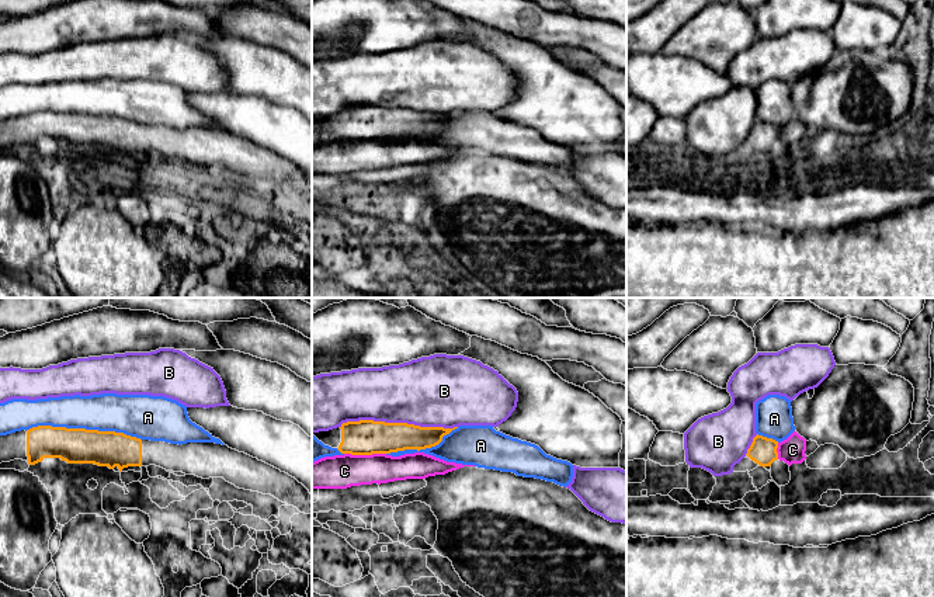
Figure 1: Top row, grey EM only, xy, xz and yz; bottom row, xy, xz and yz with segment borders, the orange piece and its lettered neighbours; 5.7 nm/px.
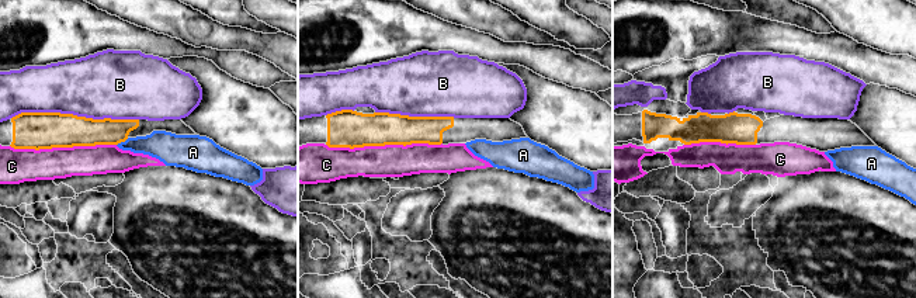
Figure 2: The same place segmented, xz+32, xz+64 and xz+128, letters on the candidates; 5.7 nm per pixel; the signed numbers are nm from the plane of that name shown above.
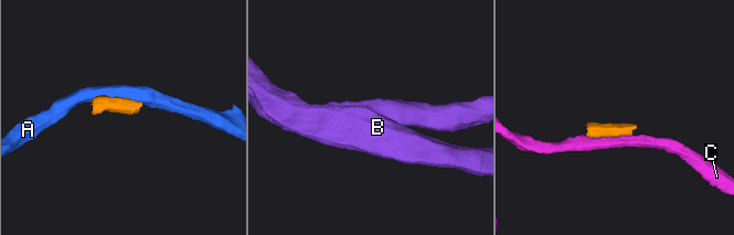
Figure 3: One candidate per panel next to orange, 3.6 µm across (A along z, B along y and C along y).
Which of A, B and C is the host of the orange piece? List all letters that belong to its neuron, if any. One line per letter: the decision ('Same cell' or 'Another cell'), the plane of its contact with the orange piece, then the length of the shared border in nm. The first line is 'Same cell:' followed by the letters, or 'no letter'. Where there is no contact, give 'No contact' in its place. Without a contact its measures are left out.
Same cell: no letter
A: Another cell. Touches orange in xy. Shared border 650 nm
B: Another cell. Touches orange in xz. Shared border 650 nm
C: Another cell. Touches orange in xz. Shared border 240 nm

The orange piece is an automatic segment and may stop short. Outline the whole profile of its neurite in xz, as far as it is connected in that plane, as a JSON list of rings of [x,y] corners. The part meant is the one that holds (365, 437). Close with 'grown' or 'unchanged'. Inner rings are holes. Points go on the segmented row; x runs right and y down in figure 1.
[[[360,420],[343,423],[329,431],[312,433],[312,435],[341,454],[372,455],[431,448],[455,428],[458,427],[420,427],[407,423]]] | grown

